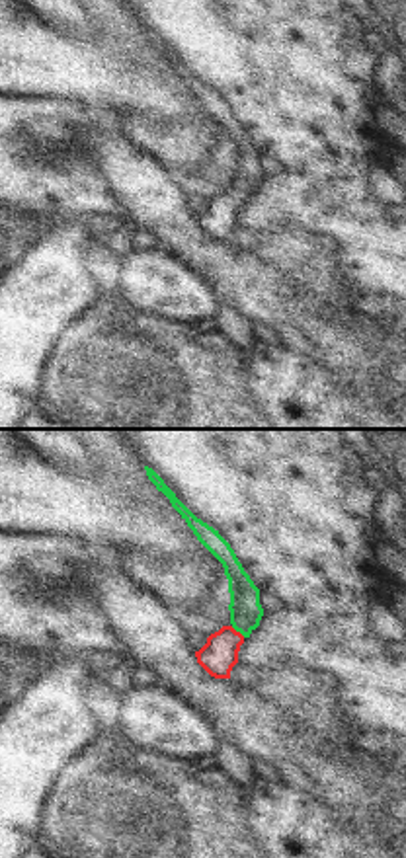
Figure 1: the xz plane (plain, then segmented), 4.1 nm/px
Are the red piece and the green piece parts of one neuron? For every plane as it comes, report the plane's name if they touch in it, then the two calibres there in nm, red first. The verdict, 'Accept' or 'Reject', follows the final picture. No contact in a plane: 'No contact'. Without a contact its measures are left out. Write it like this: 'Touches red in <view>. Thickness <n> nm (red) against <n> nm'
Touches red in xz. Thickness 150 nm (red) against 130 nm.

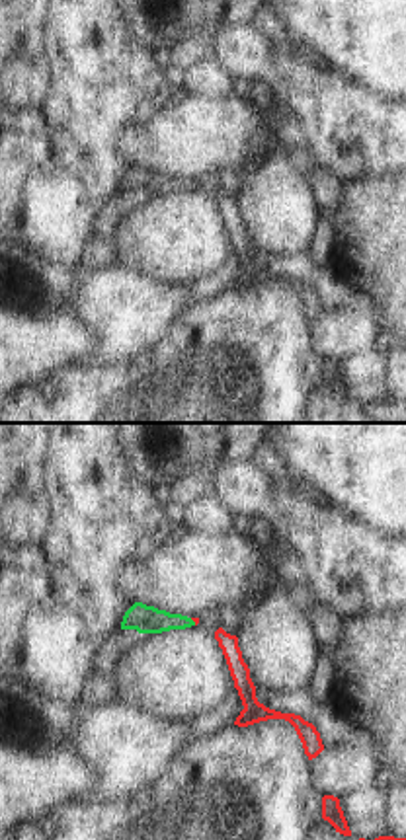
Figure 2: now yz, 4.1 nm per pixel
Touches red in yz. Thickness 20 nm (red) against 120 nm.

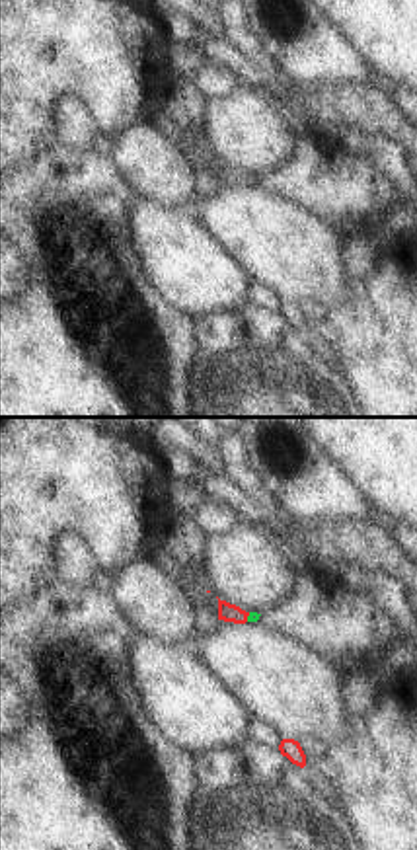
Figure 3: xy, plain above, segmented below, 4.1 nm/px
Touches red in xy. Thickness 80 nm (red) against 50 nm.

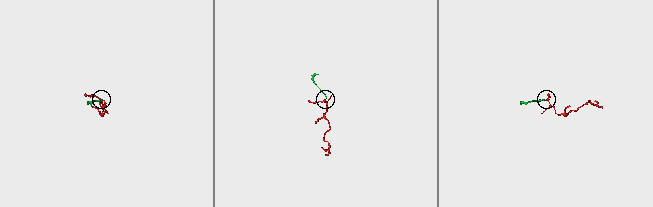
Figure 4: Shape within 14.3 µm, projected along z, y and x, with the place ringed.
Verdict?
Accept.

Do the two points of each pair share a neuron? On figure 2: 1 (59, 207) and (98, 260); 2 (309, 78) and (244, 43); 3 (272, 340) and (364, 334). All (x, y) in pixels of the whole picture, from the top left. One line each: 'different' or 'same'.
1: different
2: same
3: different

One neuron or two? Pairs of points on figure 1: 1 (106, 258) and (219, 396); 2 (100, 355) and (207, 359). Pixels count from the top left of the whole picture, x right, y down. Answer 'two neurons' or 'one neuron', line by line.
1: one neuron
2: one neuron

